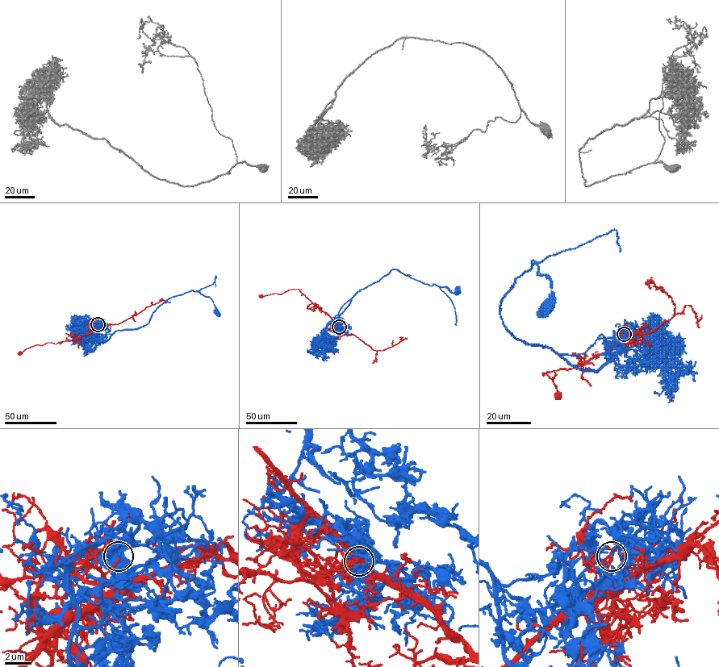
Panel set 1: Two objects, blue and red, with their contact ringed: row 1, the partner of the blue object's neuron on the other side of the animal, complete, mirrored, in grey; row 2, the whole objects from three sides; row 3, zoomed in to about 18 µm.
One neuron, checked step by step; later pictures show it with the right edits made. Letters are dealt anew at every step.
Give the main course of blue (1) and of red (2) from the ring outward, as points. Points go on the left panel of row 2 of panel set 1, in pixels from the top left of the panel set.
1: (98, 324), (93, 325), (102, 334), (138, 329), (169, 298), (192, 290), (209, 297), (216, 310)
2: (98, 324), (89, 334), (55, 343), (36, 344), (17, 353)

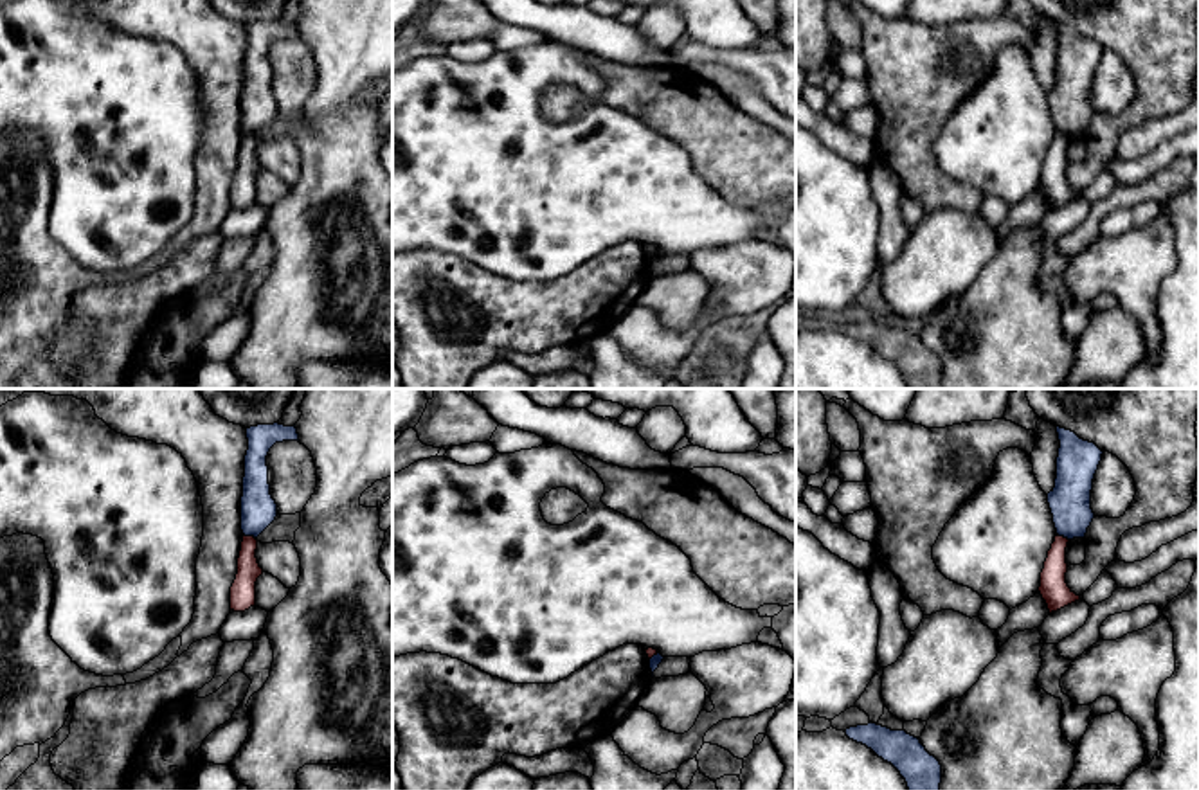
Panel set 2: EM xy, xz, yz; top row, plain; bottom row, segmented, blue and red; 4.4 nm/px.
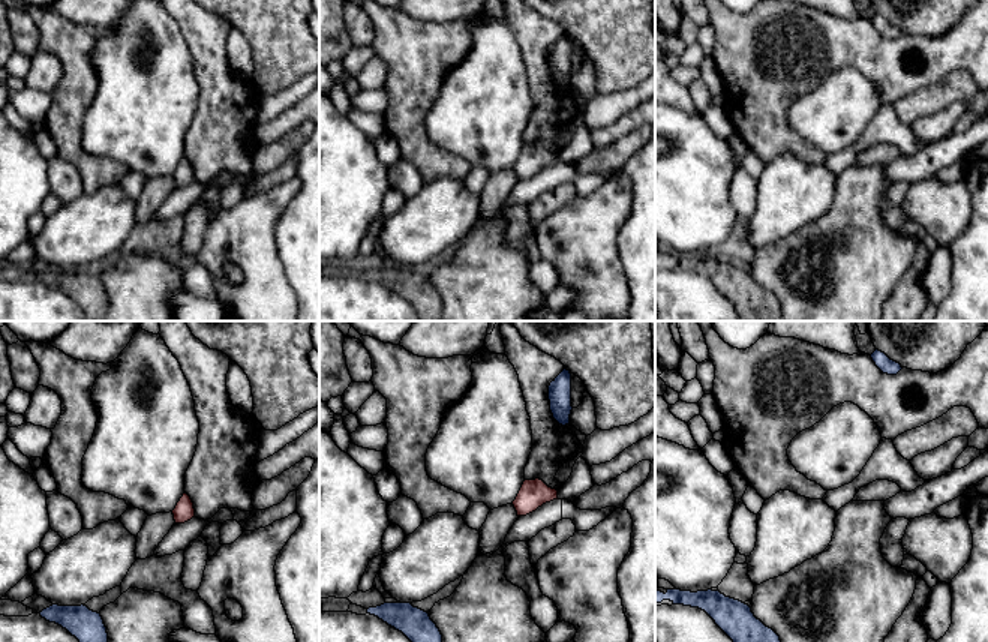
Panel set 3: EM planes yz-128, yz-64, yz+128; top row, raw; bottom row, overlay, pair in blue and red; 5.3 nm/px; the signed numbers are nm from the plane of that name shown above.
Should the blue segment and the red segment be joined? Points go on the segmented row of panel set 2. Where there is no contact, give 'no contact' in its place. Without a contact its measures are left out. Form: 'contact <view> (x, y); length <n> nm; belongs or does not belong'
contact xy (249, 535); length 60 nm; does not belong

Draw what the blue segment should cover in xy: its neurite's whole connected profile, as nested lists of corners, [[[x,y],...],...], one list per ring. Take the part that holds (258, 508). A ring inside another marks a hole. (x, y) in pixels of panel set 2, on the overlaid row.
[[[257,425],[247,428],[248,450],[241,497],[241,531],[257,538],[277,516],[277,504],[270,495],[266,455],[275,443],[299,441],[295,425]]]

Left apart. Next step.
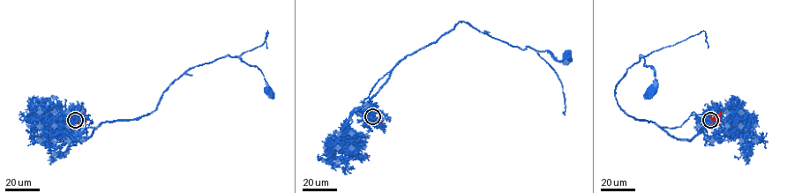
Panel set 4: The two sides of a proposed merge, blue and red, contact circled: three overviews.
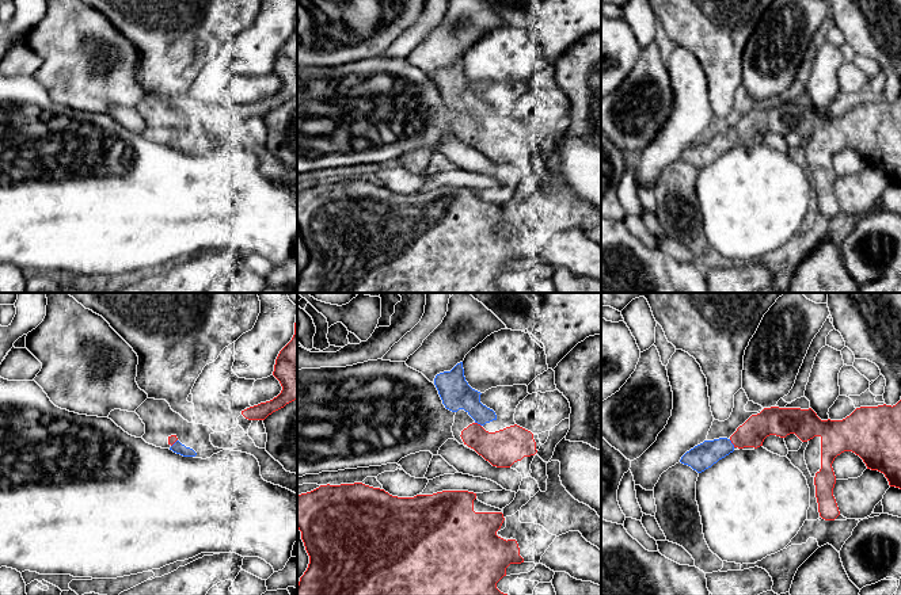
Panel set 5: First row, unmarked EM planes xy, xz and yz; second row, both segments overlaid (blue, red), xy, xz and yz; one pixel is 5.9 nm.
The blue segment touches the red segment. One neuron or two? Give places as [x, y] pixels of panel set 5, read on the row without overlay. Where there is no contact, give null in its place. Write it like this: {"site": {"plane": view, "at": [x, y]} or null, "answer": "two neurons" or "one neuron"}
{"site": {"plane": "yz", "at": [732, 140]}, "answer": "one neuron"}

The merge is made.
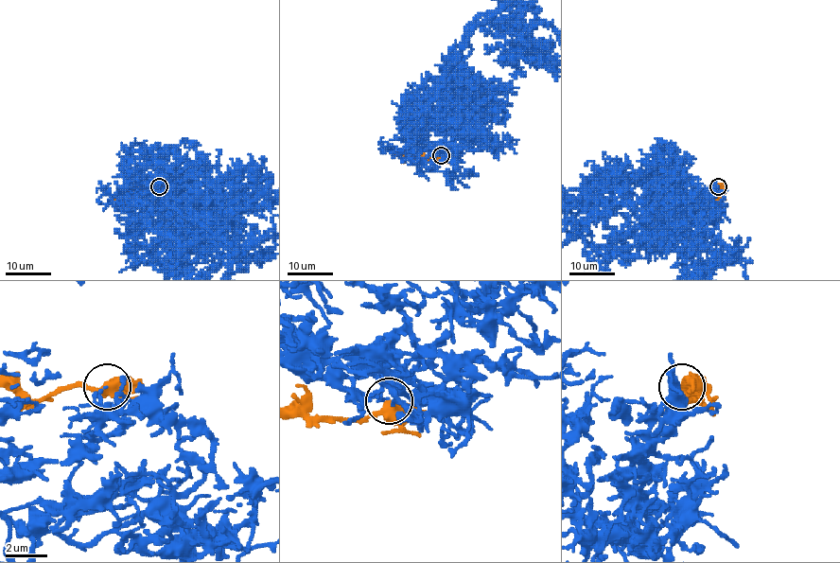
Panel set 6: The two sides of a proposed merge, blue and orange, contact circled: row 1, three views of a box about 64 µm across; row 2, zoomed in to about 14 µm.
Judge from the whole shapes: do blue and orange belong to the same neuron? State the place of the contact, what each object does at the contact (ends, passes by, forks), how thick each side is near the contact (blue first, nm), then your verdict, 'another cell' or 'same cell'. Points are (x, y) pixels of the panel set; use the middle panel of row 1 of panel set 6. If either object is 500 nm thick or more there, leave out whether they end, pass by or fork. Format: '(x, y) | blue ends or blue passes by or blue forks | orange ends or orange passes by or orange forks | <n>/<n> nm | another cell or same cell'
(441, 155) | blue ends | orange passes by | 160/480 nm | another cell

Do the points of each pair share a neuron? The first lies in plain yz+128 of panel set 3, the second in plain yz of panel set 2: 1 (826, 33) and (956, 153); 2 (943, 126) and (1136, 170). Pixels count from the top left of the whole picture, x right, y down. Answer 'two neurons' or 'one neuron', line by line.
1: two neurons
2: two neurons

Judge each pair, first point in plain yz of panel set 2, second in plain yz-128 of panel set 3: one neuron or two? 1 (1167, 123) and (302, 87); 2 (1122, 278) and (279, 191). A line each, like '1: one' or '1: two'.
1: one
2: one

